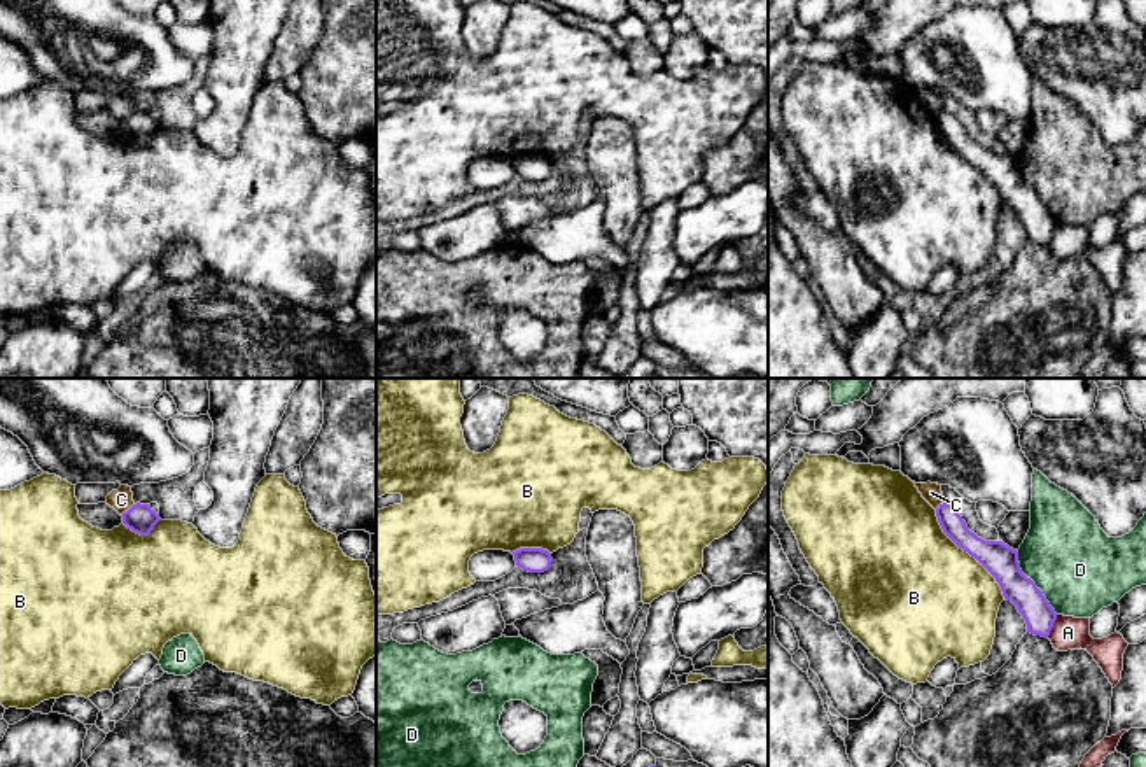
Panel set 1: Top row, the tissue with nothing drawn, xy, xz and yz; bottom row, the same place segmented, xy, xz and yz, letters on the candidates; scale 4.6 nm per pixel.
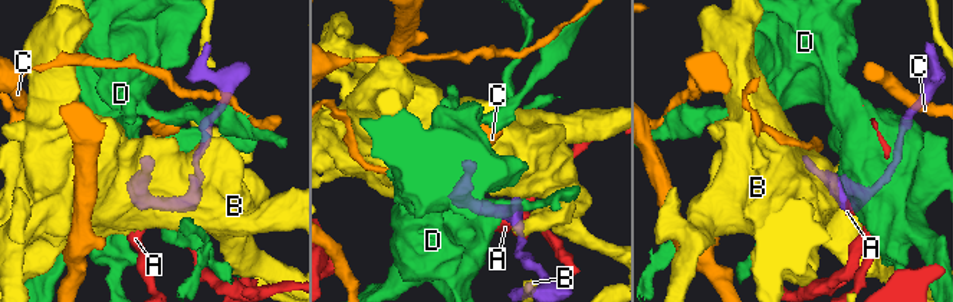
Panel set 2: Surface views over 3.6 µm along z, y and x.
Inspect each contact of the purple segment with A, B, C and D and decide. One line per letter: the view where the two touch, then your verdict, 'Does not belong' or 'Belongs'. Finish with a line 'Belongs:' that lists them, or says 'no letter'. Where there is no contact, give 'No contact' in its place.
A: Touches purple in yz. Does not belong
B: Touches purple in yz. Does not belong
C: Touches purple in xy. Does not belong
D: Touches purple in yz. Does not belong
Belongs: no letter

